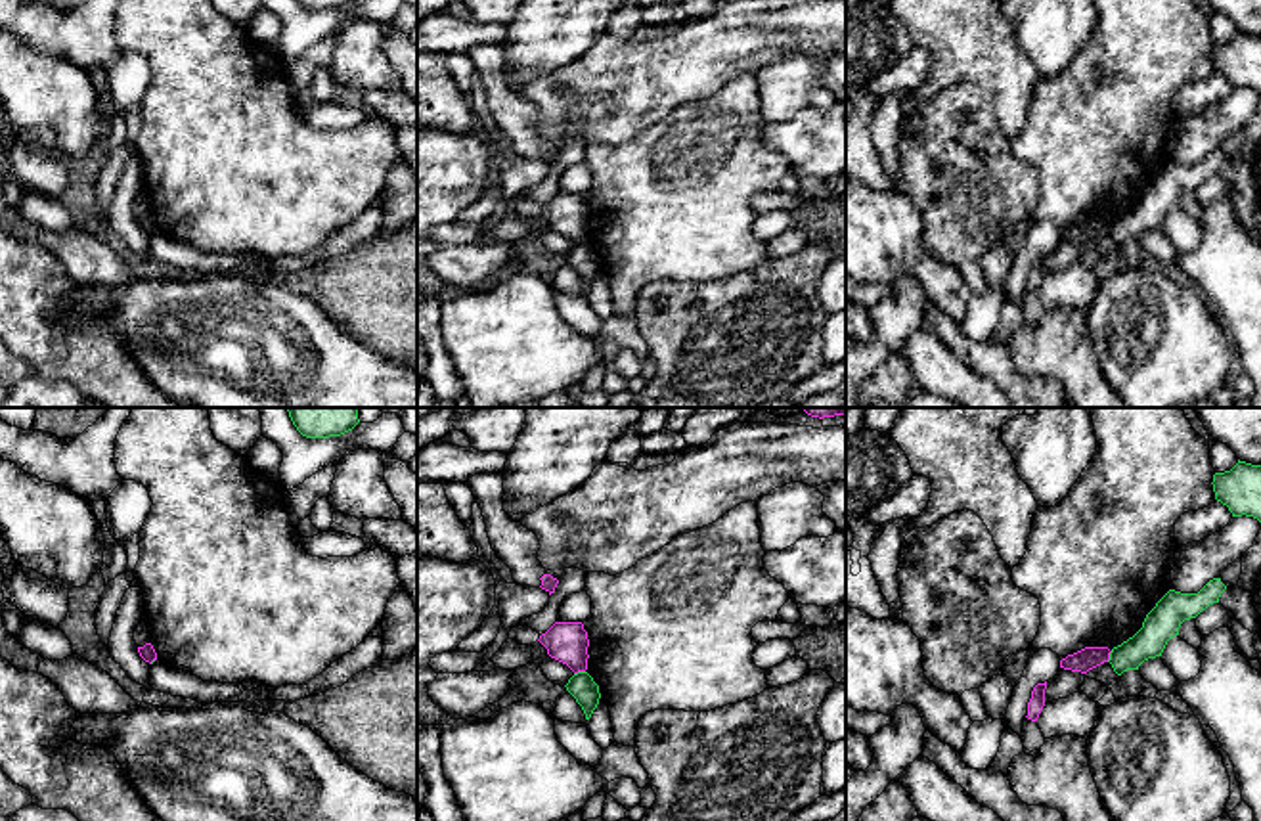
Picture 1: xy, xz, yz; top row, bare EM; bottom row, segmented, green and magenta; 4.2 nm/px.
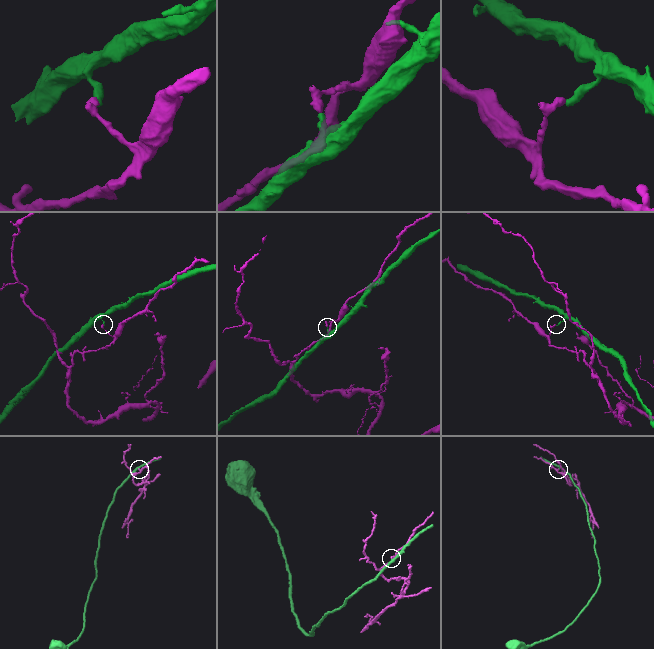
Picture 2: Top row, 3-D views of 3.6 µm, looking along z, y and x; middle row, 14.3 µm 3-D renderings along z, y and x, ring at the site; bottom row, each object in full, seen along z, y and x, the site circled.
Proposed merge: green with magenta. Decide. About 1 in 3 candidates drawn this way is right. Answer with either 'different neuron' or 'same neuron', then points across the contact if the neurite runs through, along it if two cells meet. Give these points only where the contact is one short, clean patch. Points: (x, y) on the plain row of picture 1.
different neuron | along xz (584, 242), (575, 245)

